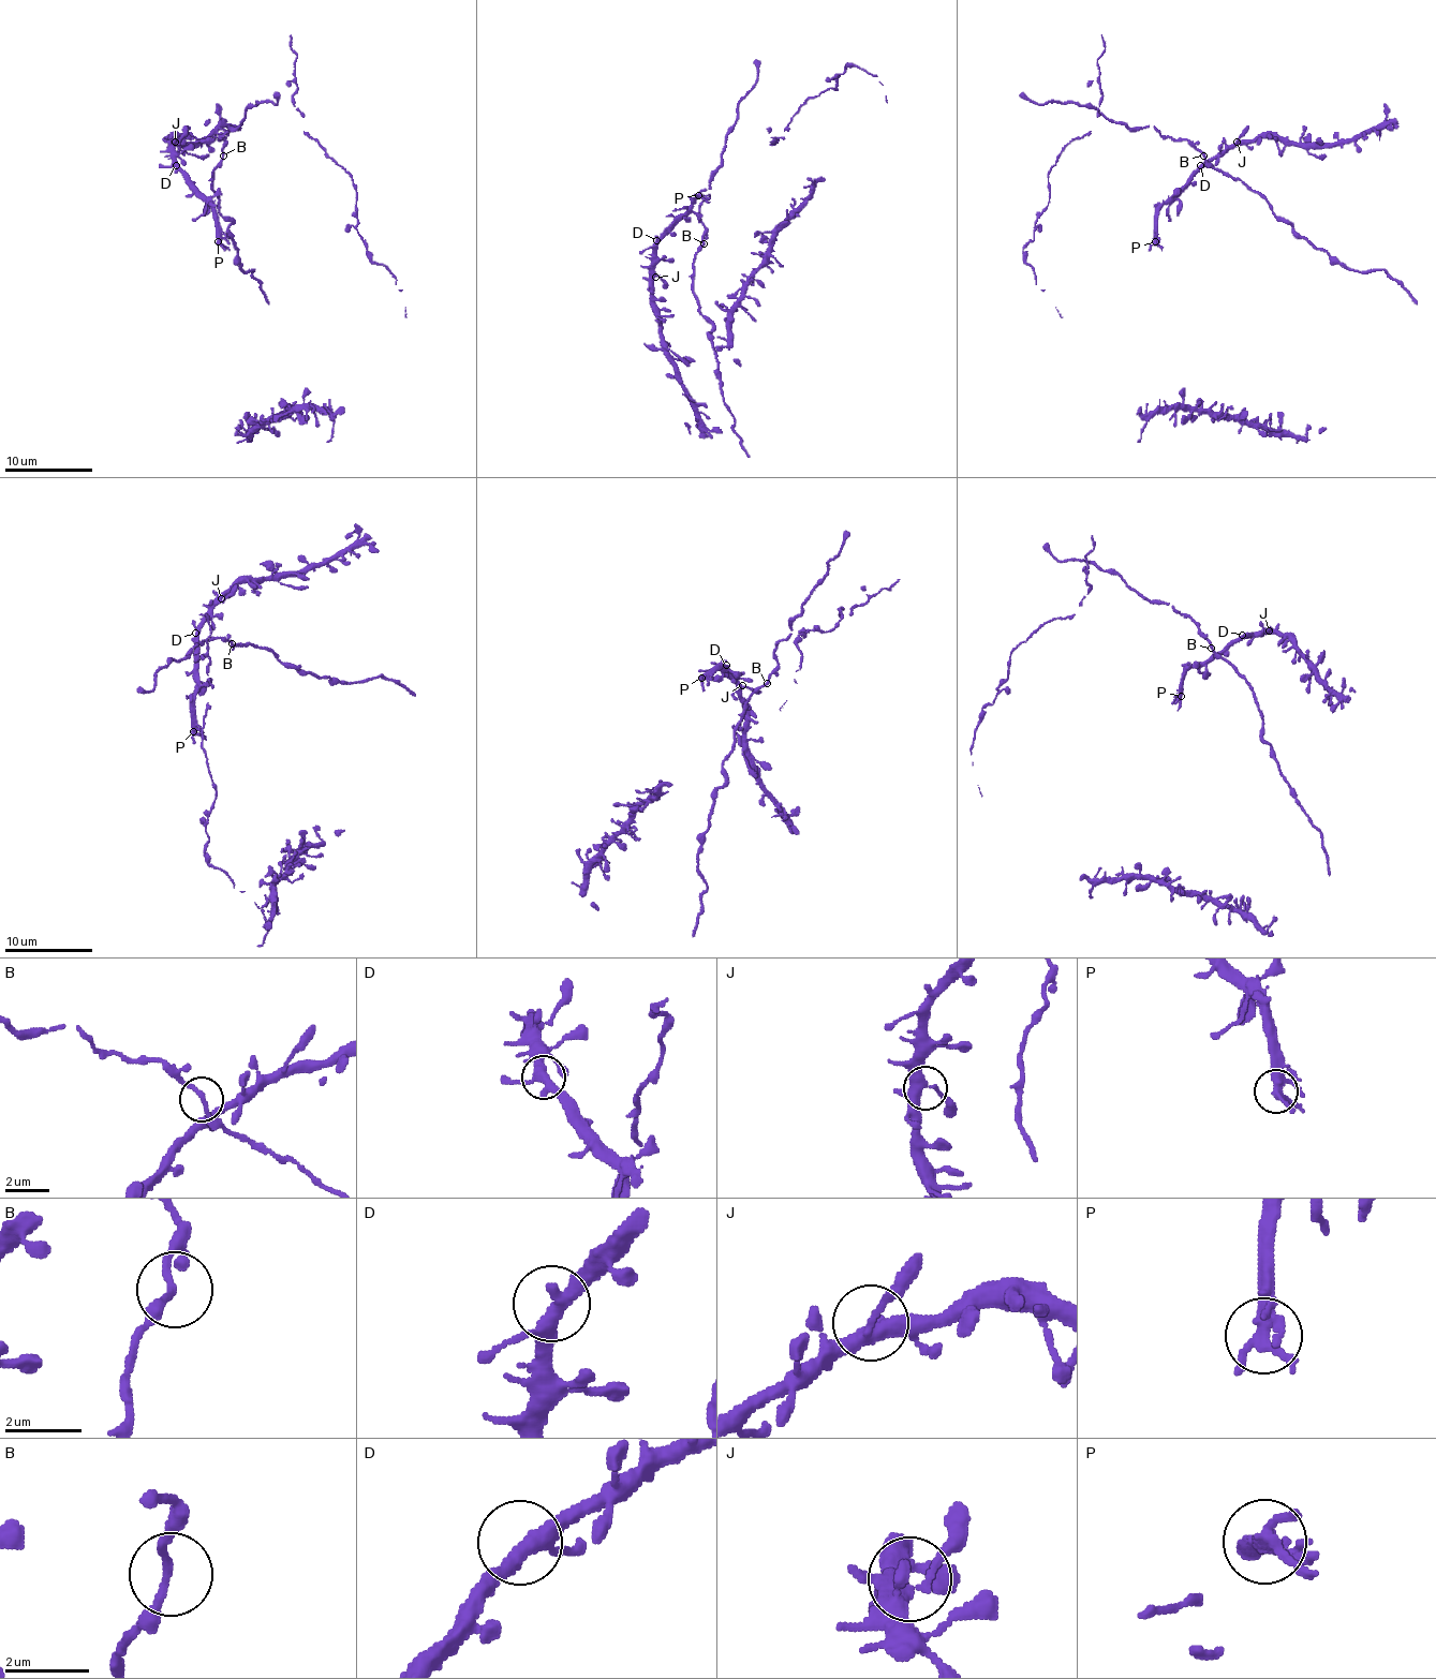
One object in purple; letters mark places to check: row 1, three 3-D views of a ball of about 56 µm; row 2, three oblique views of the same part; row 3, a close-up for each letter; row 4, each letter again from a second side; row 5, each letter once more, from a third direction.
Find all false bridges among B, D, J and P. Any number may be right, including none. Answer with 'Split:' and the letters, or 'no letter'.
Split: no letter

